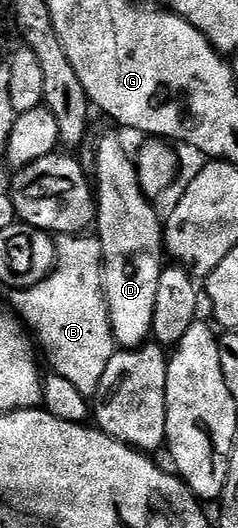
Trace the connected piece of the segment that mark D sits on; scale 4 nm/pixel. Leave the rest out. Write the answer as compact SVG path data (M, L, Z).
M105 136L95 145L95 203L97 219L95 235L101 241L103 250L103 288L105 304L109 308L109 321L113 331L113 339L118 349L140 348L153 335L153 319L155 318L155 294L159 291L159 278L163 267L165 252L165 234L162 217L157 217L153 209L154 201L145 195L137 177L137 166L131 152L121 145L117 136Z

